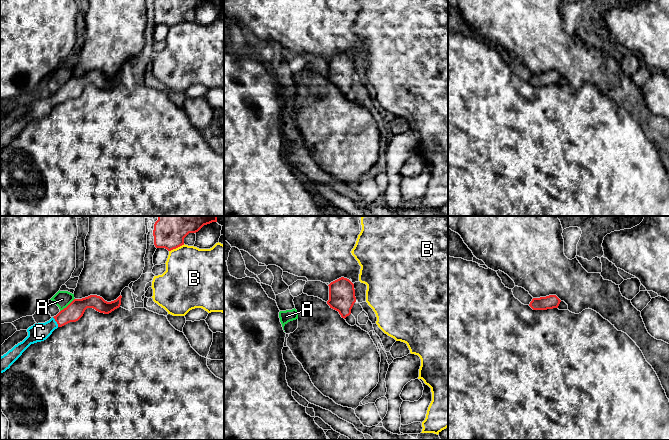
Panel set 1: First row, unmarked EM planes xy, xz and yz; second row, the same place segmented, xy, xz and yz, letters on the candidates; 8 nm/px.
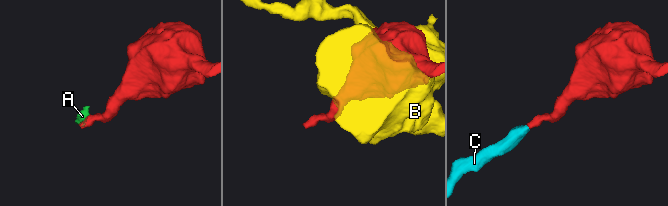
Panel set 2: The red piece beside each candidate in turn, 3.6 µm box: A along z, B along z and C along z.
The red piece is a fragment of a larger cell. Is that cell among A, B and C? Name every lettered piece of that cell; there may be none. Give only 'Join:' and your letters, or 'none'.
Join: C

